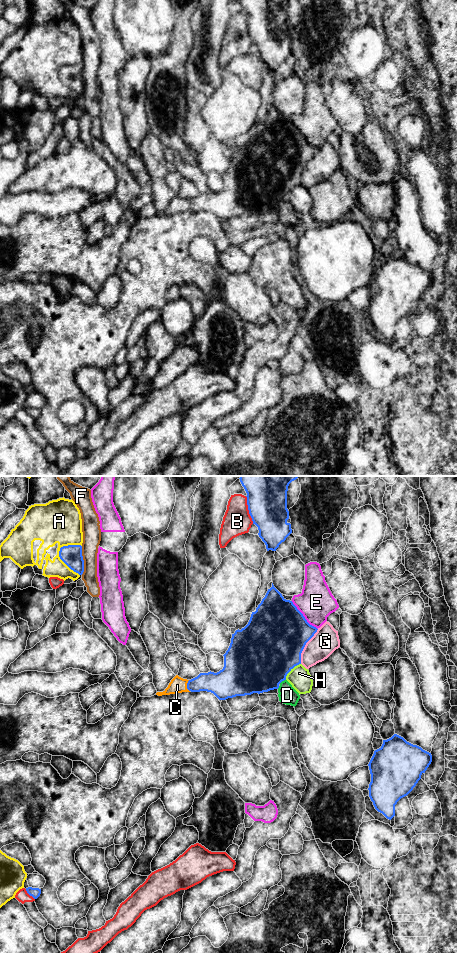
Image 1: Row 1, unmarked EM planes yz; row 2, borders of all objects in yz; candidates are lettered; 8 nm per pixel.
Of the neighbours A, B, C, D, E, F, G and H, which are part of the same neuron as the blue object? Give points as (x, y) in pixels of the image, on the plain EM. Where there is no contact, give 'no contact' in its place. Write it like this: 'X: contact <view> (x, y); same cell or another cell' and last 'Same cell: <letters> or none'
A: contact yz (64, 82); another cell
B: contact yz (248, 29); another cell
C: contact yz (187, 206); same cell
D: contact yz (282, 200); another cell
E: contact yz (303, 136); another cell
F: contact yz (83, 80); another cell
G: contact yz (304, 166); another cell
H: contact yz (290, 190); another cell
Same cell: C

